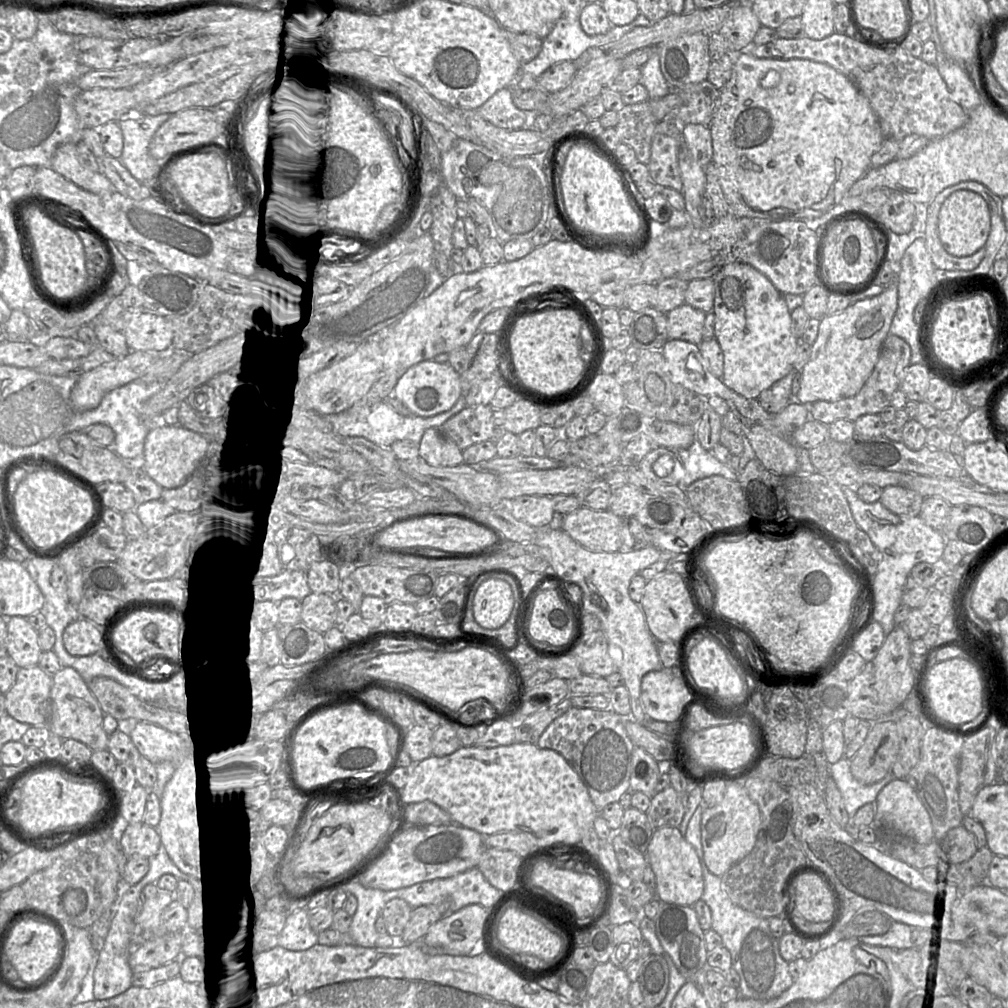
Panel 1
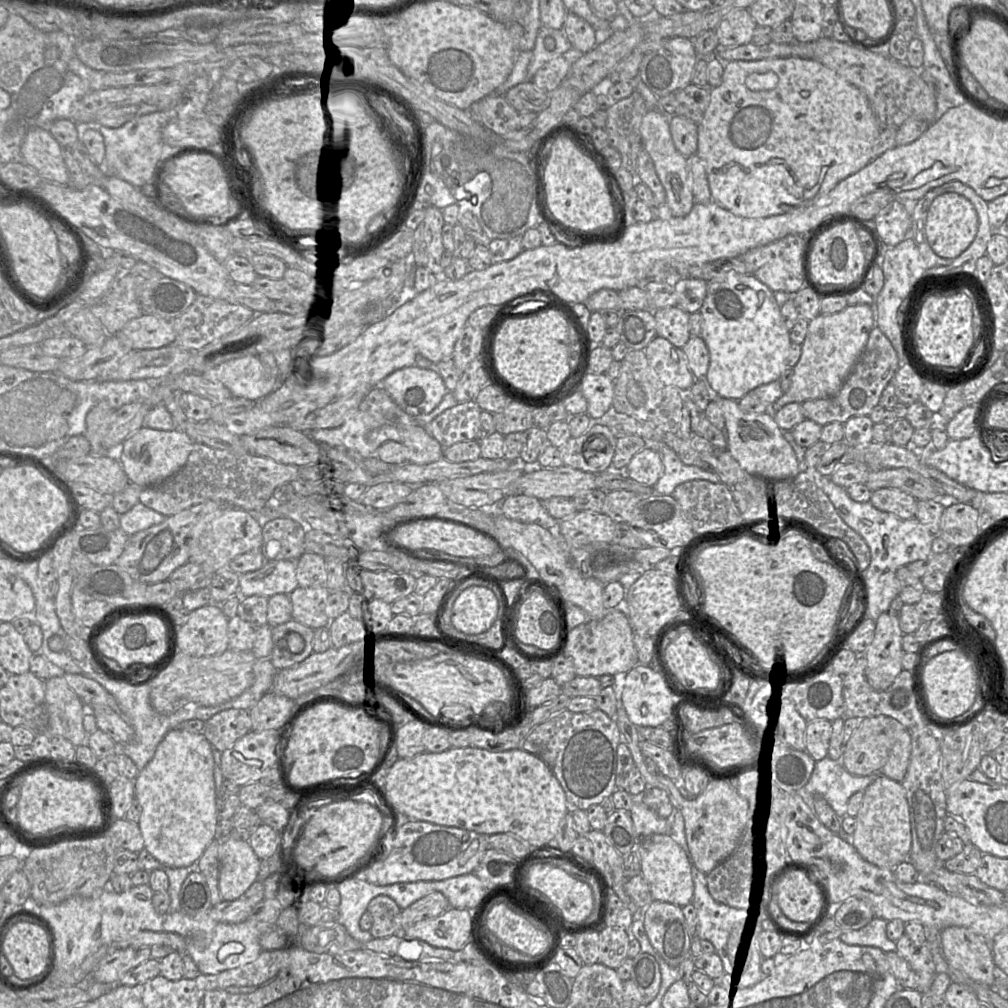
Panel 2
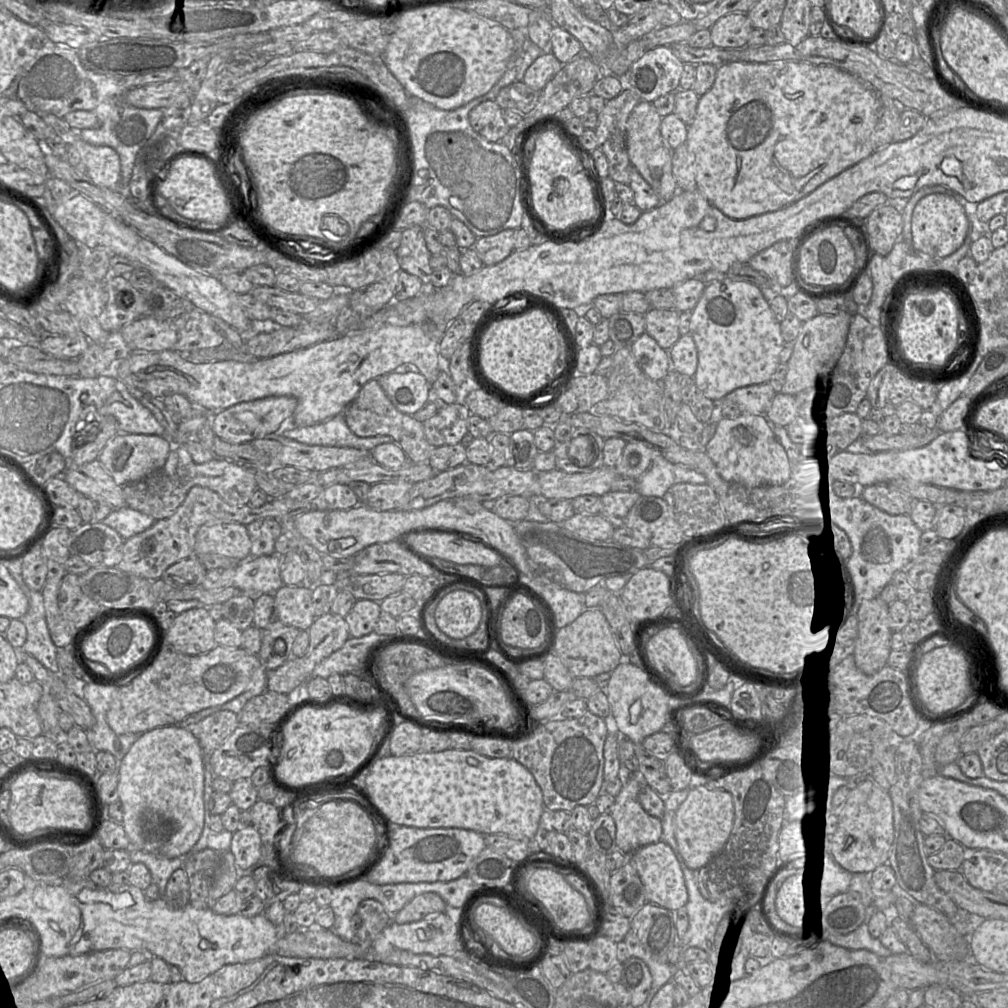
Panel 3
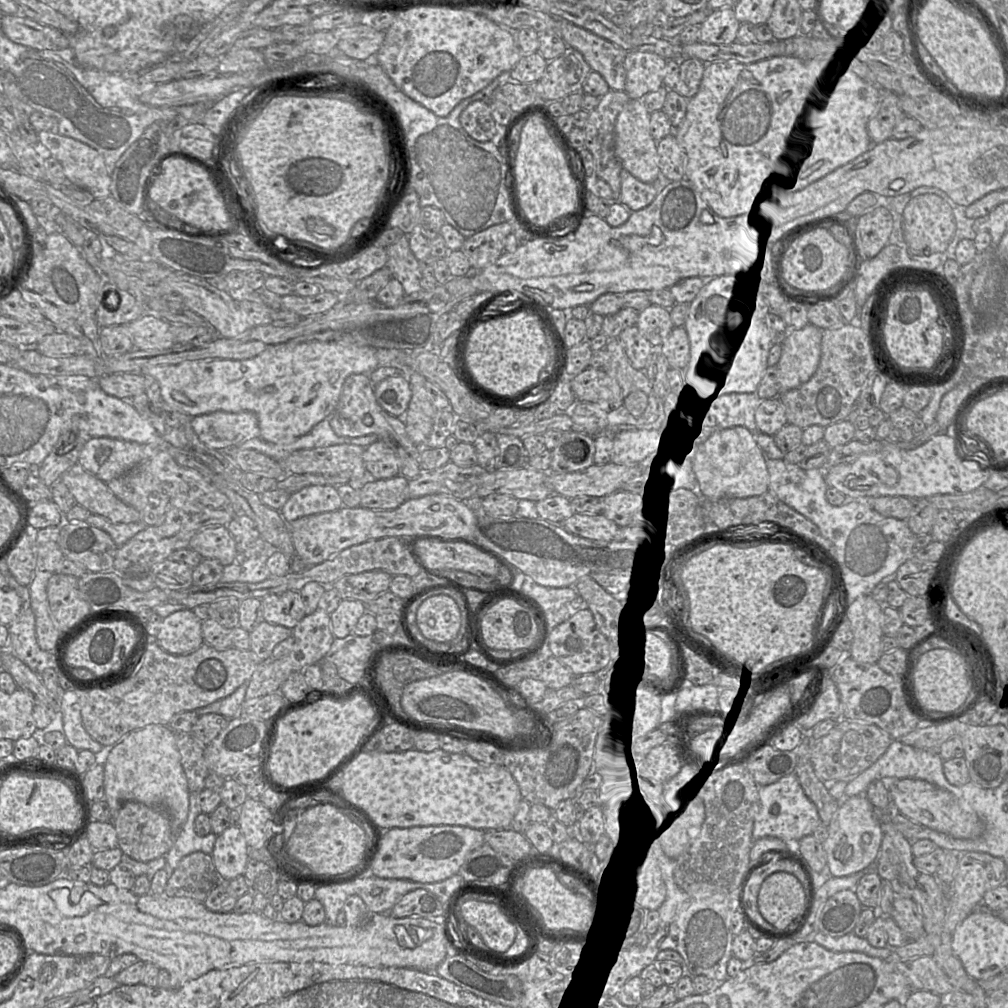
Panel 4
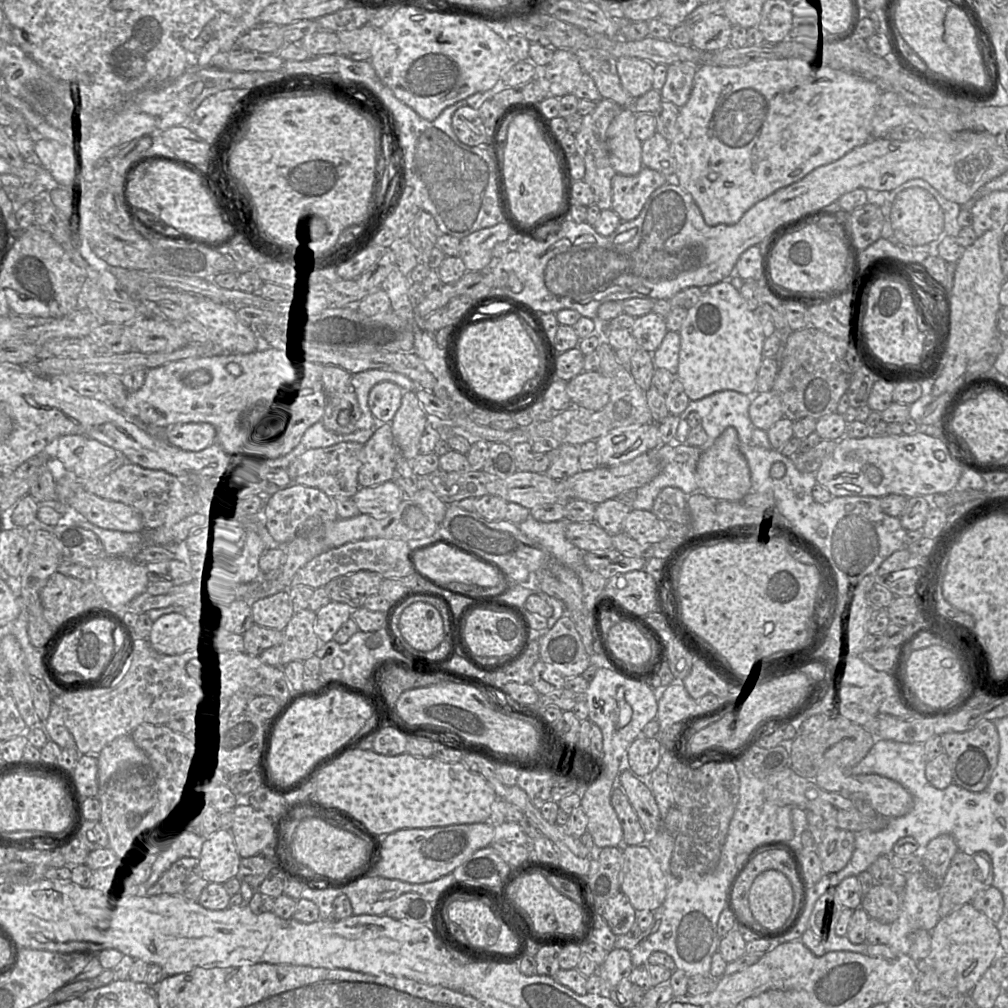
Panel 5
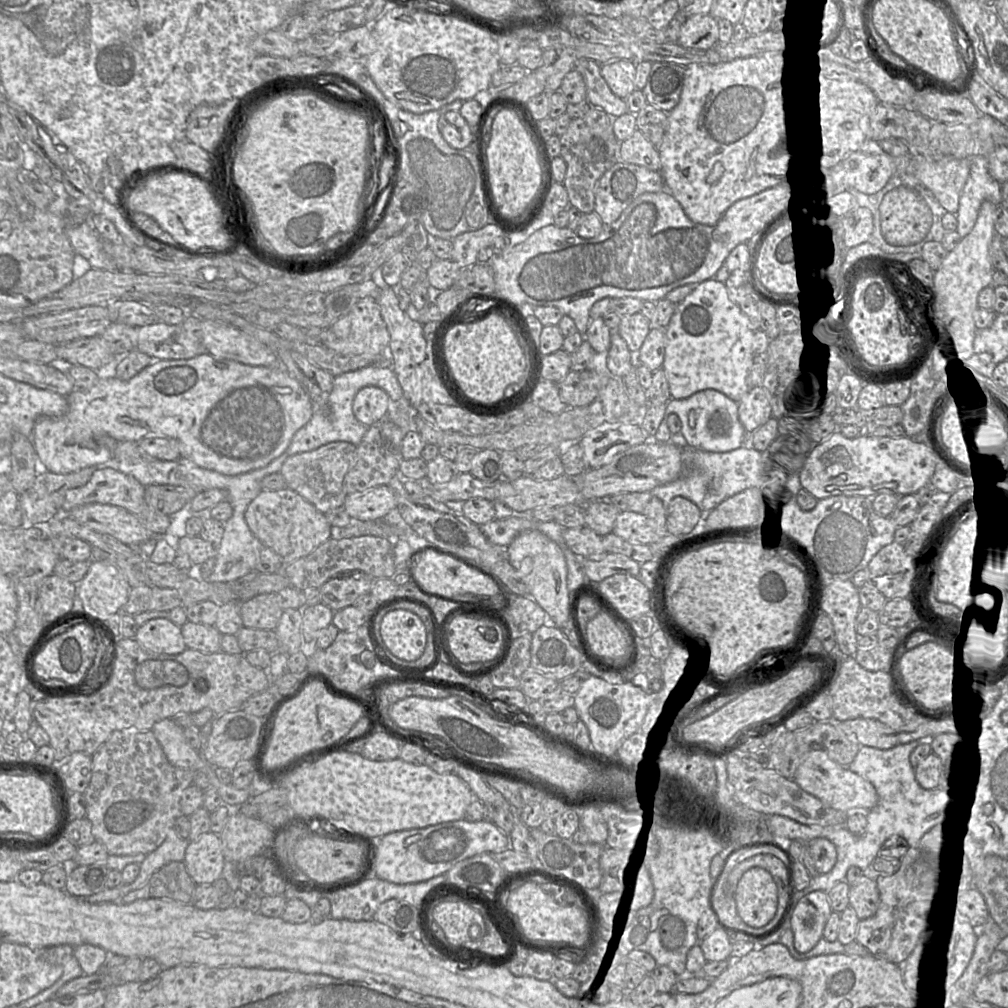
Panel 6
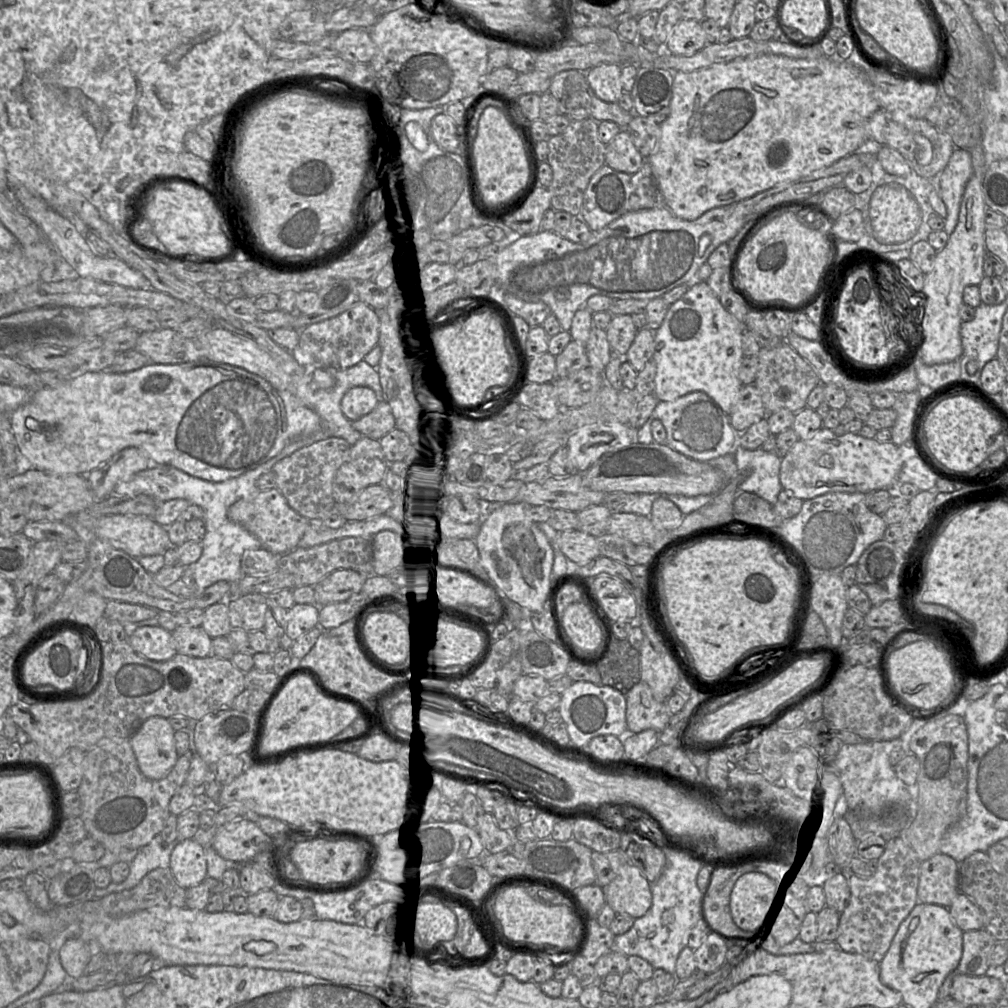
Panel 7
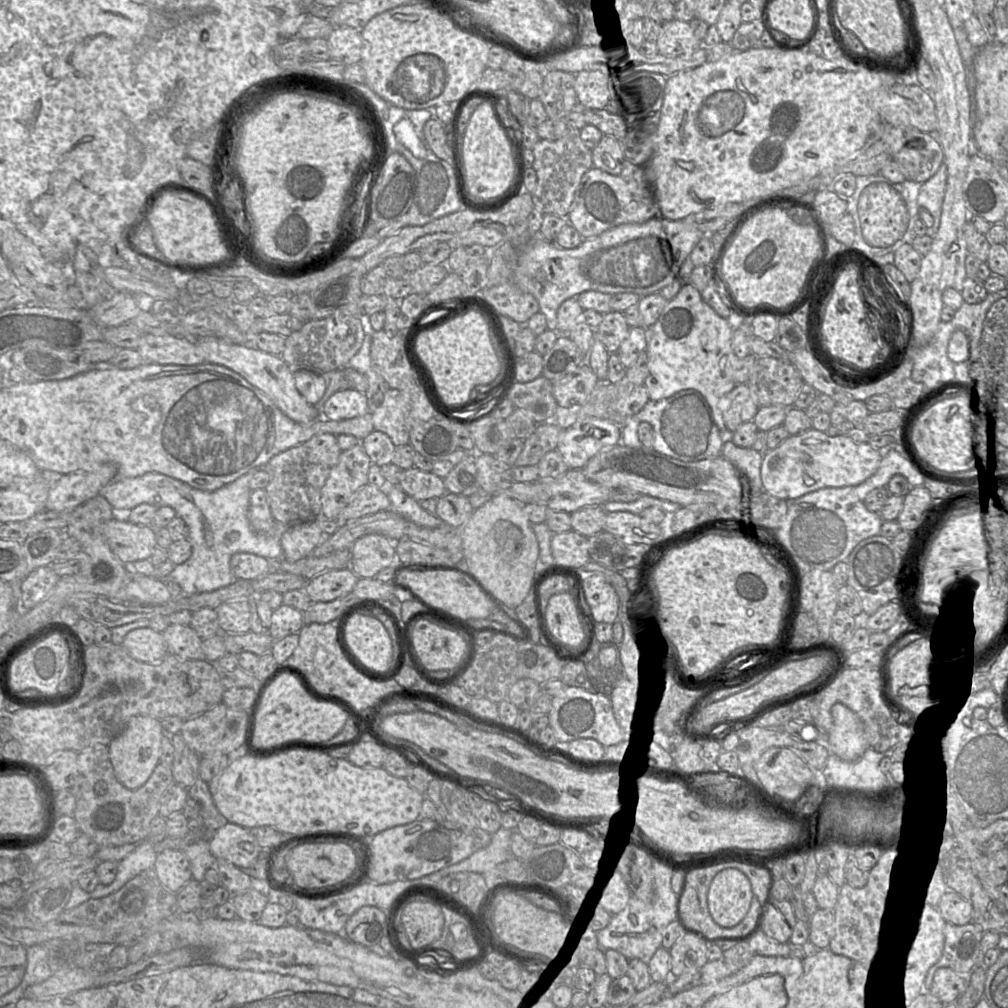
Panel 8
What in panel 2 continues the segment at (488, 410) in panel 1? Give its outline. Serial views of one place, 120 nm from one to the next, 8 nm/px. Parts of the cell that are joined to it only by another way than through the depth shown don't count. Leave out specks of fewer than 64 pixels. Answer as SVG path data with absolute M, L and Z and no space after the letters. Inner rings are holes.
M475 401L461 402L438 415L428 425L428 433L444 448L481 438L481 408Z

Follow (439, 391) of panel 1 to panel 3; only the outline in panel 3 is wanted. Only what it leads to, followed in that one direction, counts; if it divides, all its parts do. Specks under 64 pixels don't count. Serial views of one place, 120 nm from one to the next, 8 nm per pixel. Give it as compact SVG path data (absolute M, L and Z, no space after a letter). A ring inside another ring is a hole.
M415 367L406 372L391 372L378 378L393 405L402 413L413 415L430 401L431 384Z

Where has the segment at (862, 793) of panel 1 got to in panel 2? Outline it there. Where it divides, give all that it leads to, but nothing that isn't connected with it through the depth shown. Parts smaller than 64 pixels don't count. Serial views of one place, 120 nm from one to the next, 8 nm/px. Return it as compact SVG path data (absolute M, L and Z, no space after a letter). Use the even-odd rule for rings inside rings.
M828 757L816 761L814 770L812 772L812 775L807 782L807 784L804 786L802 791L796 791L796 792L802 792L805 796L822 796L828 804L833 808L833 810L836 812L836 814L839 817L848 816L847 815L847 804L849 798L856 792L863 792L875 779L875 777L878 777L876 775L871 776L855 776L850 774L844 766L841 764L840 761L834 761Z

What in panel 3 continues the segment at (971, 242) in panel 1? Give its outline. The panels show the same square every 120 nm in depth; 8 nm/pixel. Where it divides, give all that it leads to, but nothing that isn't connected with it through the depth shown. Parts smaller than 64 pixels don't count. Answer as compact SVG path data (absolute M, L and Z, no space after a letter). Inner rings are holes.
M947 194L927 195L913 210L911 233L914 248L931 257L945 258L953 254L963 245L968 232L969 220L964 207Z

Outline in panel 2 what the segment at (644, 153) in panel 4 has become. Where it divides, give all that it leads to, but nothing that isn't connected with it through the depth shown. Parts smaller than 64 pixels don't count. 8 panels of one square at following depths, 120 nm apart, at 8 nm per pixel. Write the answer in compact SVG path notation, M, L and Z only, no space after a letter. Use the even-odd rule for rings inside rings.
M648 110L640 125L642 148L650 155L657 176L666 193L665 205L674 217L688 215L696 204L691 190L691 180L686 166L686 157L675 147L670 129L669 118L658 110Z

